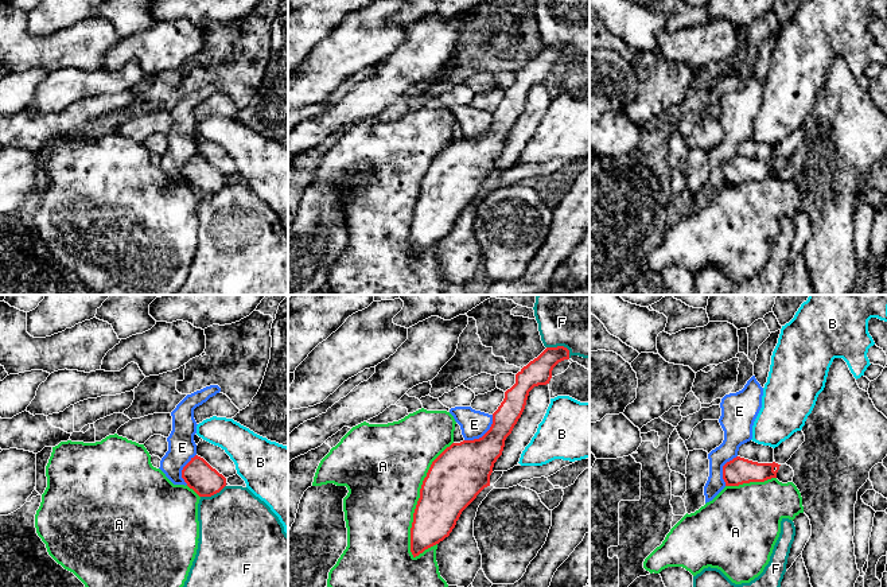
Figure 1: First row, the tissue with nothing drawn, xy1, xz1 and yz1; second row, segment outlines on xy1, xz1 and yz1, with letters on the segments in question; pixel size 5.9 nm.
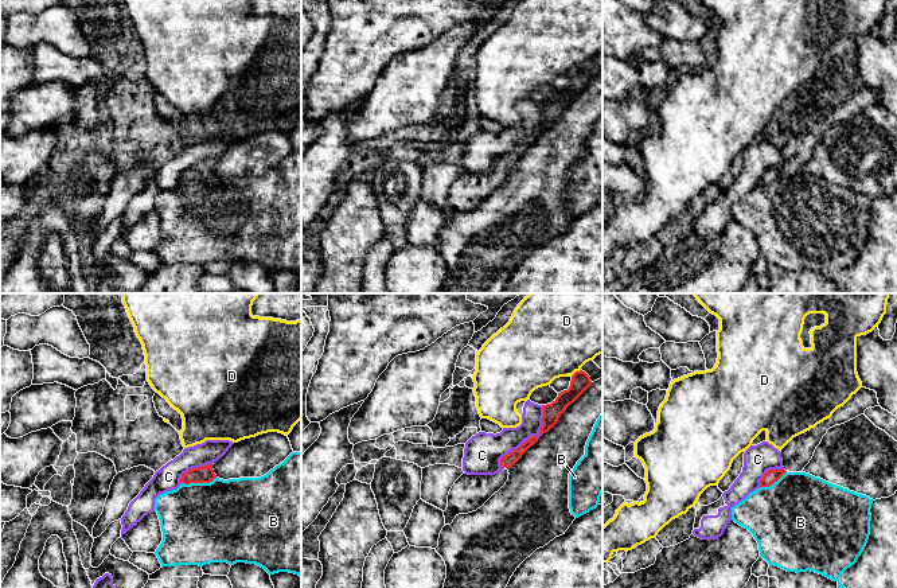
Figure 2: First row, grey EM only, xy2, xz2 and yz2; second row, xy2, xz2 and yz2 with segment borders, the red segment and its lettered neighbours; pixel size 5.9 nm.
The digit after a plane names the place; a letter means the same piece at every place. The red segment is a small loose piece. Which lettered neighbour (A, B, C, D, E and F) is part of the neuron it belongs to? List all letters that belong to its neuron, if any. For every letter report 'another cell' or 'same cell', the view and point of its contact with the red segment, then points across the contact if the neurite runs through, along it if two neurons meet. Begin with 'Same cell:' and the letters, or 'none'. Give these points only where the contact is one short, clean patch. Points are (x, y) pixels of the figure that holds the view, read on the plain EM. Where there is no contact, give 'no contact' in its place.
Same cell: none
A: another cell | xz1 (419, 198)
B: another cell | xy2 (198, 180)
C: another cell | xz2 (530, 136)
D: another cell | xz2 (576, 70)
E: another cell | xz1 (485, 132) | along xz1 (493, 113), (493, 121), (481, 135), (465, 139)
F: another cell | xz1 (561, 45)

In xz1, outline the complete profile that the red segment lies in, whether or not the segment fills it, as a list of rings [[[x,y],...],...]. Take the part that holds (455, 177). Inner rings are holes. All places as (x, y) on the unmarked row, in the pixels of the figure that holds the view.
[[[546,46],[516,73],[516,82],[493,112],[490,128],[479,137],[452,141],[432,160],[413,211],[413,256],[448,236],[462,210],[490,184],[494,162],[525,108],[529,90],[549,82],[553,66],[564,58],[569,58],[567,46]]]

